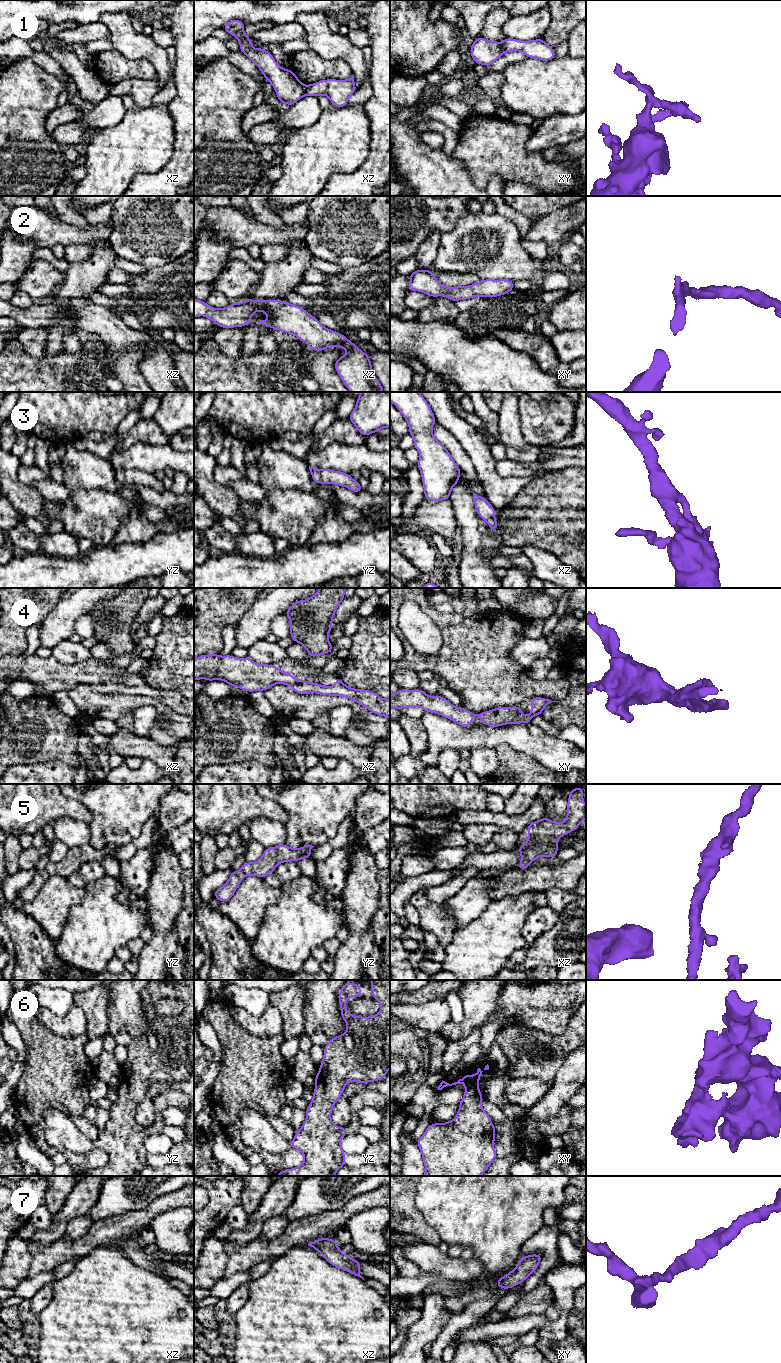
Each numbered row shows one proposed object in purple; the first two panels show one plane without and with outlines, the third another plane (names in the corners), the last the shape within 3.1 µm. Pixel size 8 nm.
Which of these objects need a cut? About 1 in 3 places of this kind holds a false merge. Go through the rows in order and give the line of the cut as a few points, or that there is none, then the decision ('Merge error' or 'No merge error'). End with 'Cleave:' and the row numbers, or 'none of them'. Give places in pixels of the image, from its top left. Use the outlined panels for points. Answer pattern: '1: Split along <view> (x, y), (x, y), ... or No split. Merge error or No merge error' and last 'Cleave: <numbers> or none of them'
1: Split along xy (499, 43), (503, 52). Merge error
2: No split. No merge error
3: No split. No merge error
4: No split. No merge error
5: No split. No merge error
6: No split. No merge error
7: No split. No merge error
Cleave: 1

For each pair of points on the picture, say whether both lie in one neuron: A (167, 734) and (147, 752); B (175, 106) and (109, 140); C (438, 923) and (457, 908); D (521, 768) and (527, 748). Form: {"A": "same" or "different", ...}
{"A": "different", "B": "different", "C": "different", "D": "different"}

